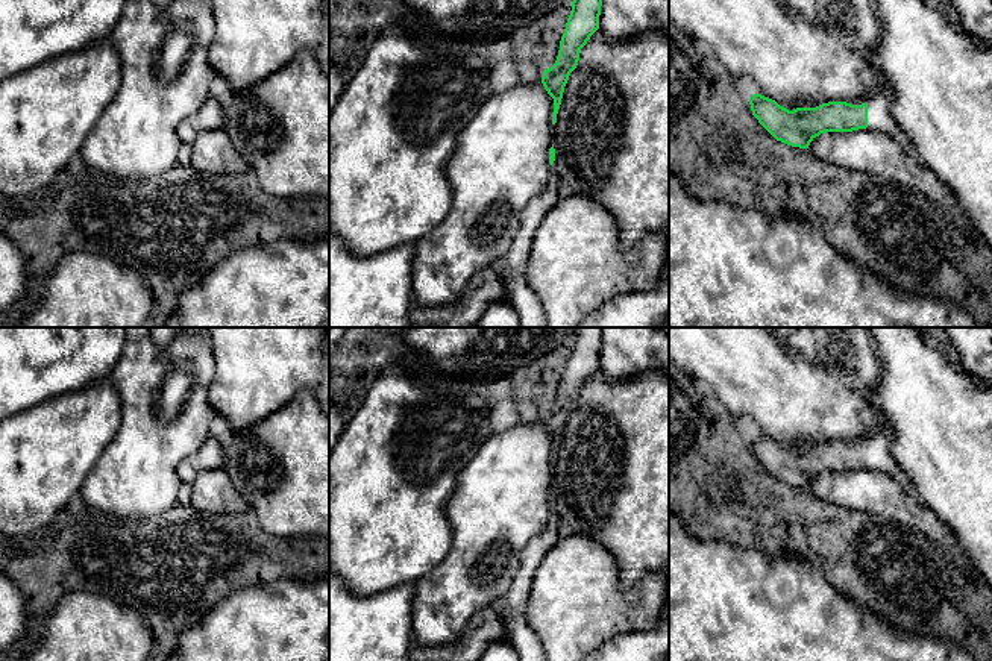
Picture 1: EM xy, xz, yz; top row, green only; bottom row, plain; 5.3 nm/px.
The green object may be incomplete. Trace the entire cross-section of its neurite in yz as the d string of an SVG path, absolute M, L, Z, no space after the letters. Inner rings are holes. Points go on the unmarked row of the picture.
M886 429L857 441L828 441L816 447L789 450L761 434L749 438L752 455L777 479L792 487L808 488L825 471L878 470L901 479L892 456L892 434Z

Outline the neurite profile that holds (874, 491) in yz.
M859 468L852 471L825 471L813 478L808 488L824 502L854 511L878 514L928 537L951 558L963 584L972 585L975 581L983 581L981 575L962 549L954 531L945 522L942 522L915 491L906 490L901 484L901 479L868 468Z

